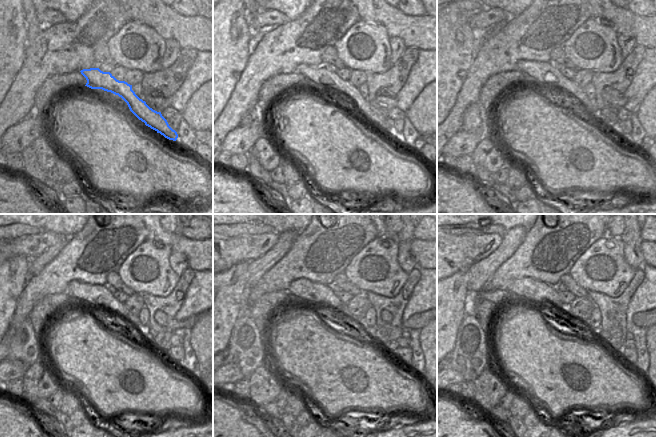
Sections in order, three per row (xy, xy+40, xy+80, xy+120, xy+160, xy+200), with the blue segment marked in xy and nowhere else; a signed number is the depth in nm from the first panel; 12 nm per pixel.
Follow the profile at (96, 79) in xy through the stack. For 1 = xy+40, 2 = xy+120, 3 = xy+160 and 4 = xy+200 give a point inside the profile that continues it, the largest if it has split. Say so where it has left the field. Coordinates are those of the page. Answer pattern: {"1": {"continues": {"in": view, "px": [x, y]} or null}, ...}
{"1": {"continues": {"in": "xy+40", "px": [319, 76]}}, "2": {"continues": {"in": "xy+120", "px": [99, 295]}}, "3": {"continues": {"in": "xy+160", "px": [302, 289]}}, "4": {"continues": {"in": "xy+200", "px": [527, 288]}}}

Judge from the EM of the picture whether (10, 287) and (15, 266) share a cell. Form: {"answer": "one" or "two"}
{"answer": "one"}

